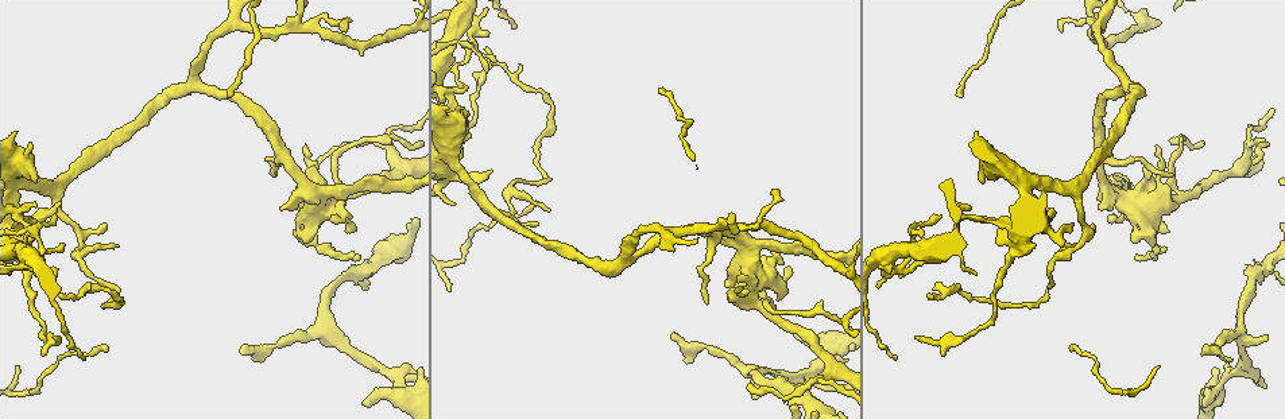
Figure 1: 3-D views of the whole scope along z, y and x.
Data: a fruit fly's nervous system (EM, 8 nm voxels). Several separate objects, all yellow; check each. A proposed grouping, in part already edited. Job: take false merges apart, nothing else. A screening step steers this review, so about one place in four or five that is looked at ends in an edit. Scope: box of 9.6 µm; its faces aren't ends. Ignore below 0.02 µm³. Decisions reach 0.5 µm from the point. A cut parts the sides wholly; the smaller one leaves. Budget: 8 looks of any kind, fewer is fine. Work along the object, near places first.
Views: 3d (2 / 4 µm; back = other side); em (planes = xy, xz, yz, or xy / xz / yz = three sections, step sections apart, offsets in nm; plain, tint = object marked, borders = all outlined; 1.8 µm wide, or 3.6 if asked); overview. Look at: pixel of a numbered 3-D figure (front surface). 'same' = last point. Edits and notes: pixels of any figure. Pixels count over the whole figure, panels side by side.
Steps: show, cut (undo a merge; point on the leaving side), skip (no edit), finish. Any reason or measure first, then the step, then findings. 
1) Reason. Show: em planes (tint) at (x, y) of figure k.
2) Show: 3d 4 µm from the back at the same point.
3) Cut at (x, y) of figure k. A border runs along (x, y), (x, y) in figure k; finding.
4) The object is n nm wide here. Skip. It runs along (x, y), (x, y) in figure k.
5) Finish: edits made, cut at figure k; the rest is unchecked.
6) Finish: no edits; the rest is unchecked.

Three-way junction. Show: 3d 2 µm at (805, 374) of figure 1.

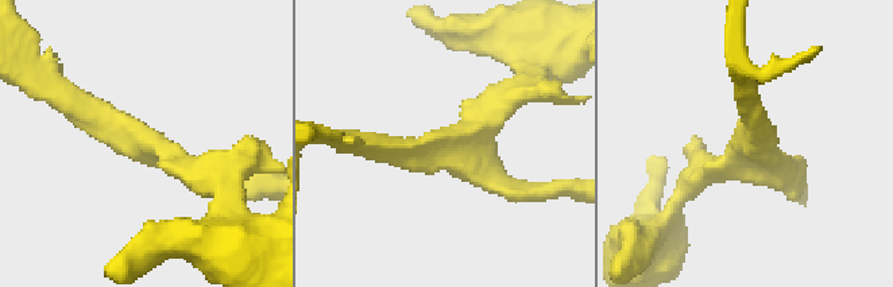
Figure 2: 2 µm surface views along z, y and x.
3 arms meet here; the arms are 160, 180, 190 nm wide; shape alone is not enough. Show: em xy step 16 (tint) at (450, 150) of figure 2.

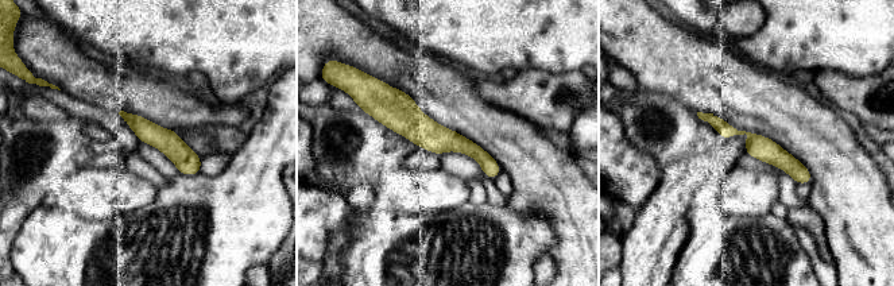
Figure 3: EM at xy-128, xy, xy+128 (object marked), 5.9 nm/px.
Show: em planes (tint) at the same point.

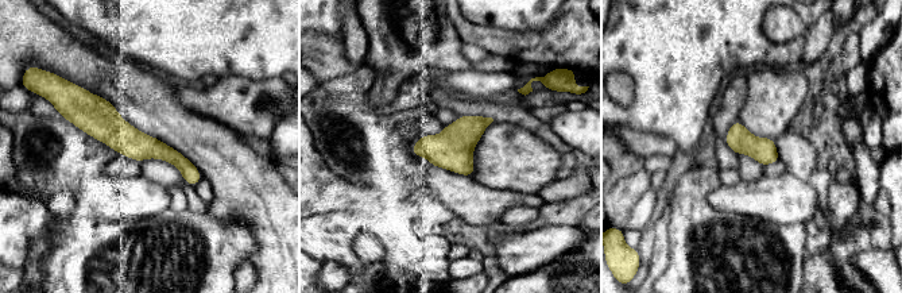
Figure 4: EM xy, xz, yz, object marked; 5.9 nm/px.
Skip. It runs along (73, 119), (100, 119), (197, 176) in figure 4; continuous, no second cell.

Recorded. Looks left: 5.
Thick turns thin. Show: 3d 4 µm at (800, 399) of figure 1.

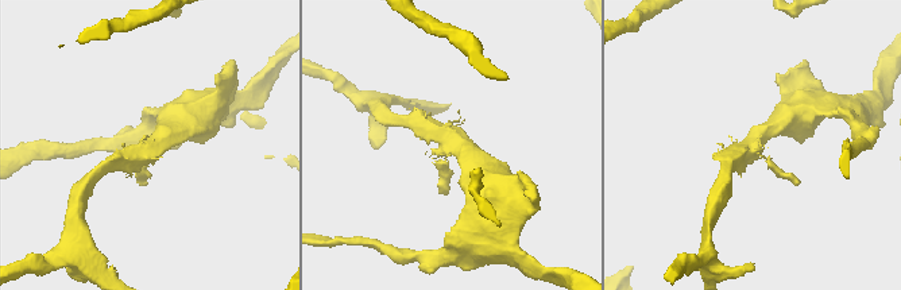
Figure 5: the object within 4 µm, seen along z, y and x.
Need the tissue. Show: em planes (tint) at (746, 148) of figure 5.

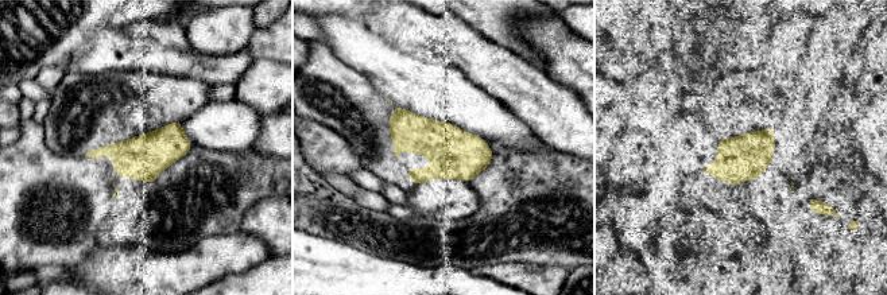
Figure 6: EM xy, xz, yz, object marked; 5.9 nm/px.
The object is 280 nm wide here. Skip. One cell here.

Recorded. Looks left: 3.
Calibre changes. Show: em planes (tint) at (18, 218) of figure 1.

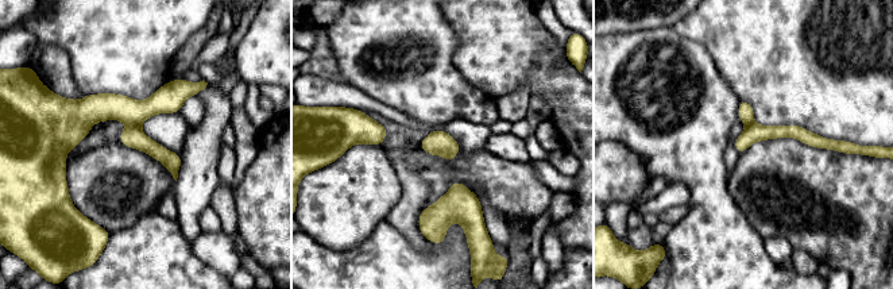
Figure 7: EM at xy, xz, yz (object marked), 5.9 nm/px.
Cut at (100, 107) of figure 7. A border runs along (131, 123), (139, 126) in figure 7; two cells meet here.

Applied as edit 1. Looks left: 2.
Finish: edits made, cut at figure 7; the rest is unchecked.

